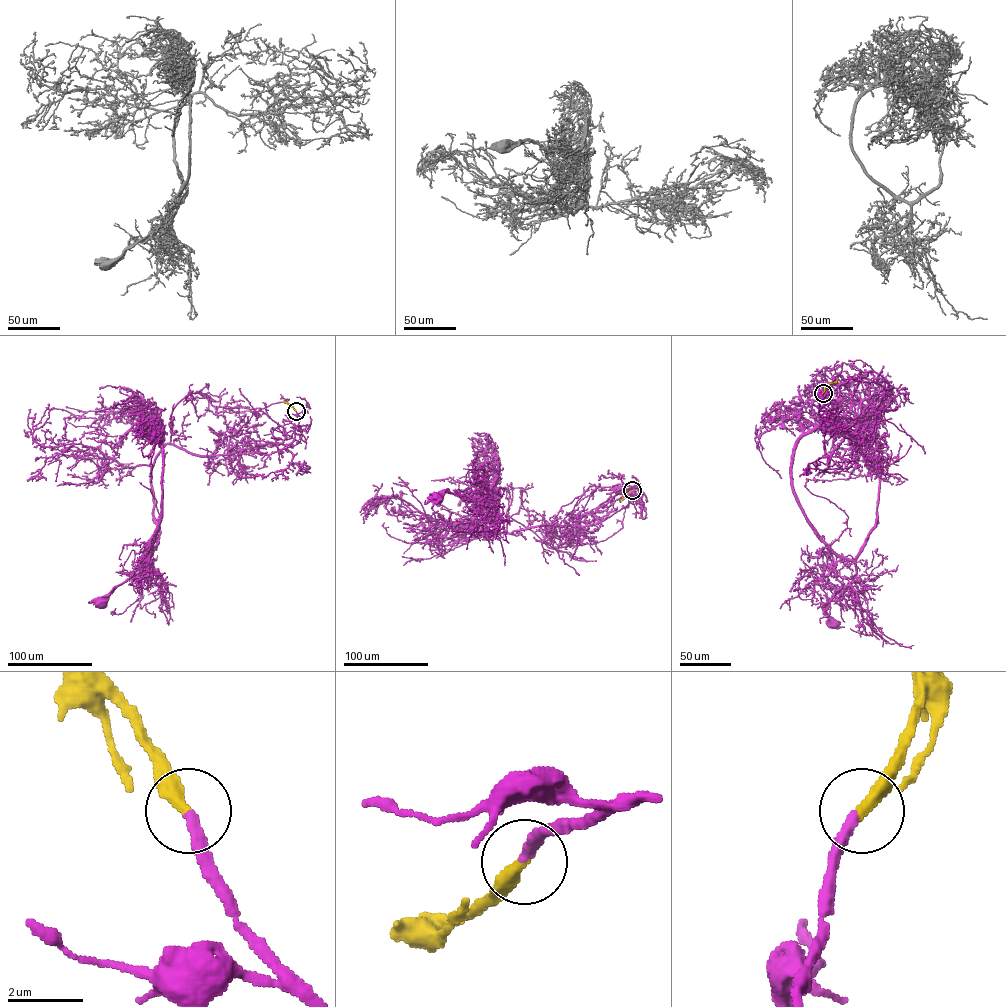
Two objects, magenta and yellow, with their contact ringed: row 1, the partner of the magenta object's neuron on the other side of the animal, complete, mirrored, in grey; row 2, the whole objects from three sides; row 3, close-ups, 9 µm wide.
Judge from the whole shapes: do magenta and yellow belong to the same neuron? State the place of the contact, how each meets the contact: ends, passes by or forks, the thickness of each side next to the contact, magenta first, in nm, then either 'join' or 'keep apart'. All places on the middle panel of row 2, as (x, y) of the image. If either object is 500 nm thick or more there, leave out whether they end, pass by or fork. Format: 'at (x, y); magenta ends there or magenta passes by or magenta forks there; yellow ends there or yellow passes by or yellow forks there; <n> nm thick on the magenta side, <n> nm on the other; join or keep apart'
at (632, 490); magenta ends there; yellow ends there; 280 nm thick on the magenta side, 380 nm on the other; join

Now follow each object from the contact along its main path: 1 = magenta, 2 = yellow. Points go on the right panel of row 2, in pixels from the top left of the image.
1: (823, 393), (820, 430), (866, 446), (874, 432), (881, 460), (876, 524), (856, 577), (827, 603), (831, 624)
2: (823, 393), (838, 379)

